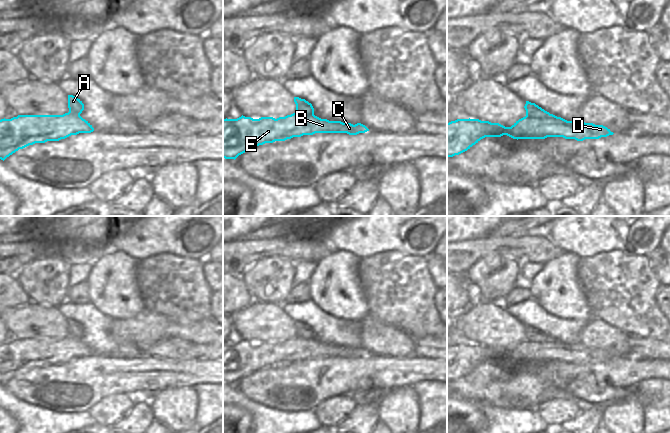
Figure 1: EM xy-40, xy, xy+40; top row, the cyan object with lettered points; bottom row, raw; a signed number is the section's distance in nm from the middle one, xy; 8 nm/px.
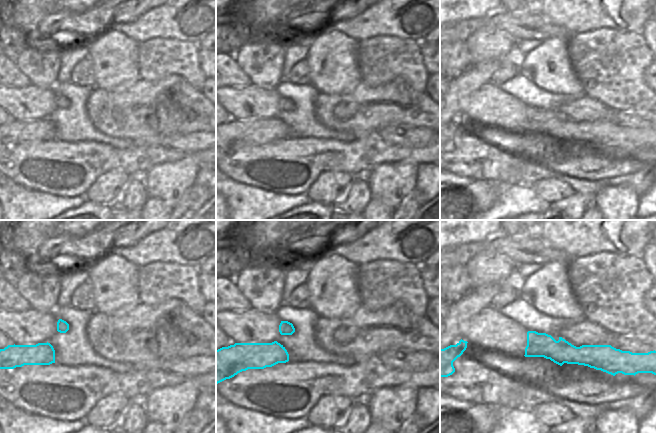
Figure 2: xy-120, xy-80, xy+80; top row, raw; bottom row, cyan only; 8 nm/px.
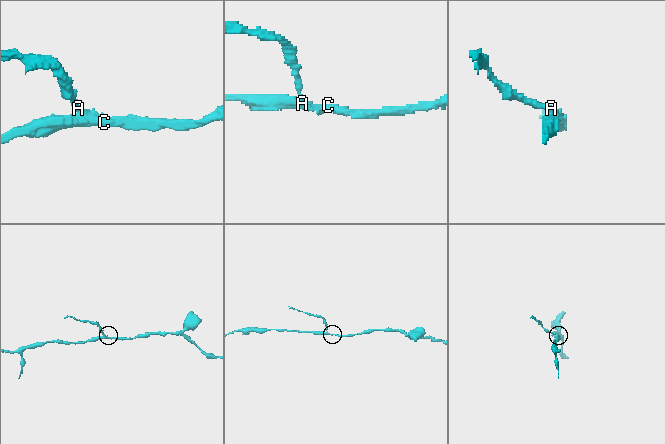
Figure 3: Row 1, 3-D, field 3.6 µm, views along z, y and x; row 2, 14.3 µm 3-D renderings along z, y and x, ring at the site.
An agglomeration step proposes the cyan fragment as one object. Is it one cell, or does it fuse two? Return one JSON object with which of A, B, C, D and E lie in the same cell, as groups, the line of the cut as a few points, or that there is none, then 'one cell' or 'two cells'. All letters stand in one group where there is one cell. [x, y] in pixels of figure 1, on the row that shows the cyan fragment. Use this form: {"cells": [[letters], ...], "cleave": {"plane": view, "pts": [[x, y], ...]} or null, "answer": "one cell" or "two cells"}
{"cells": [["A"], ["B", "C", "D", "E"]], "cleave": {"plane": "xy+40", "pts": [[526, 114], [529, 116], [550, 115]]}, "answer": "two cells"}

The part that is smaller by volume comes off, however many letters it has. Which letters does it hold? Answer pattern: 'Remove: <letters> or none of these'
Remove: A

